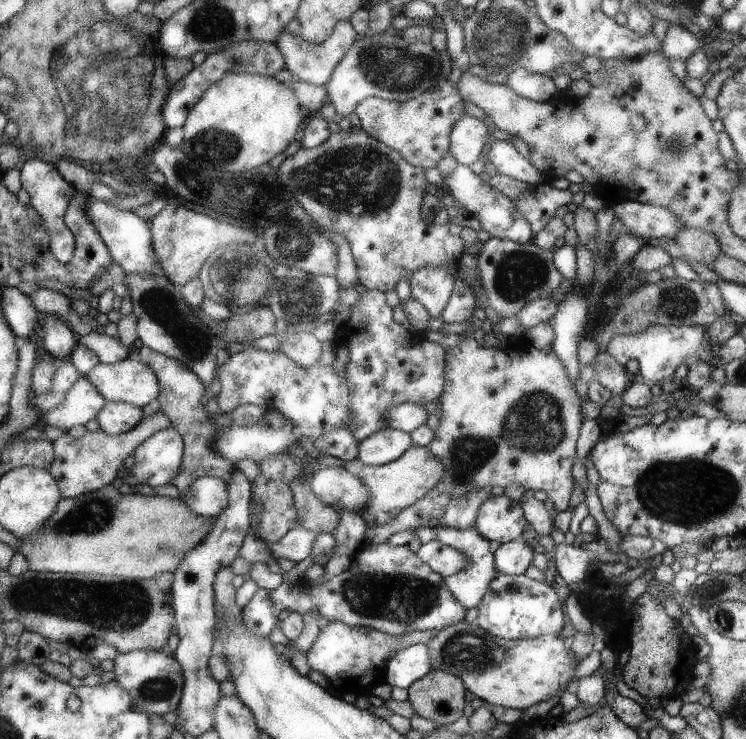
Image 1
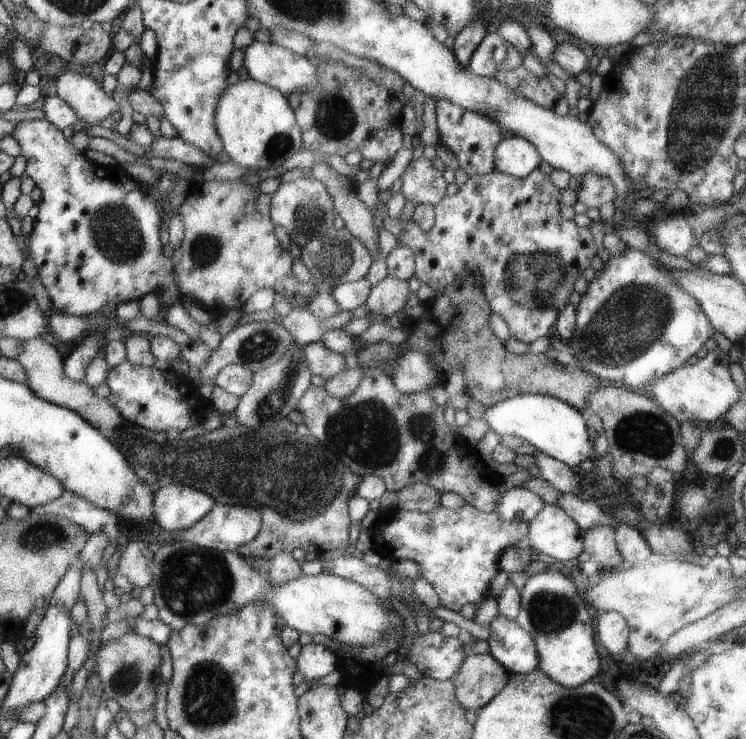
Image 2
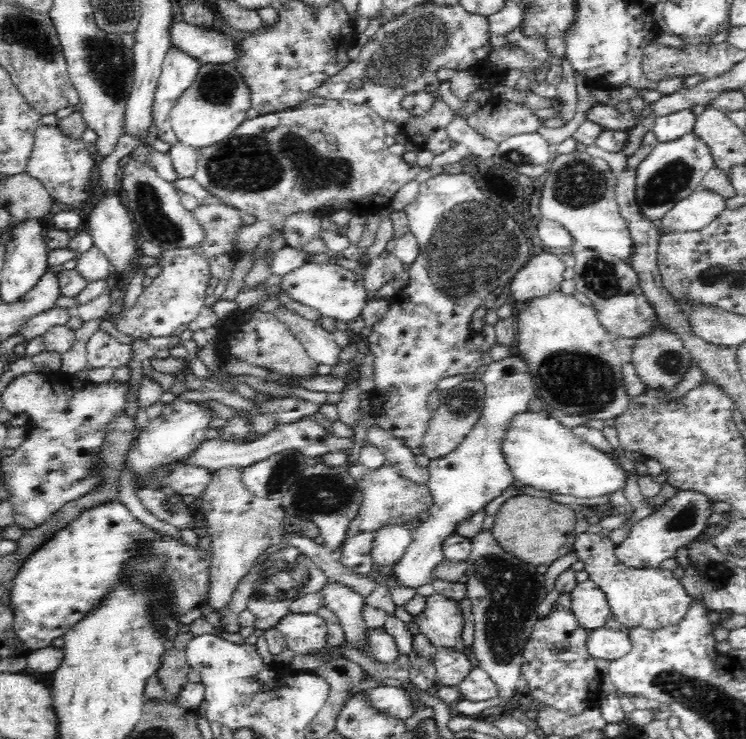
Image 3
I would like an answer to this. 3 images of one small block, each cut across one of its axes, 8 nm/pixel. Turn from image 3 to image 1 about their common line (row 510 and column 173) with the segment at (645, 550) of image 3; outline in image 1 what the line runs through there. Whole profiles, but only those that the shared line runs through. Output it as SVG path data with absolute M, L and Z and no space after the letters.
M142 649L129 653L118 653L113 659L115 679L132 698L150 715L175 712L183 693L183 670L173 654L162 650Z

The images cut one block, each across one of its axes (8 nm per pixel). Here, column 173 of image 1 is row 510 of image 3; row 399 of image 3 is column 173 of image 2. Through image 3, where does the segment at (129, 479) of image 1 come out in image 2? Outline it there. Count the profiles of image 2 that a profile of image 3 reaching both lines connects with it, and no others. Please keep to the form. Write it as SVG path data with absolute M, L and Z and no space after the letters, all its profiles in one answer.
M166 485L155 491L155 522L168 532L180 532L204 519L216 503L202 489Z

